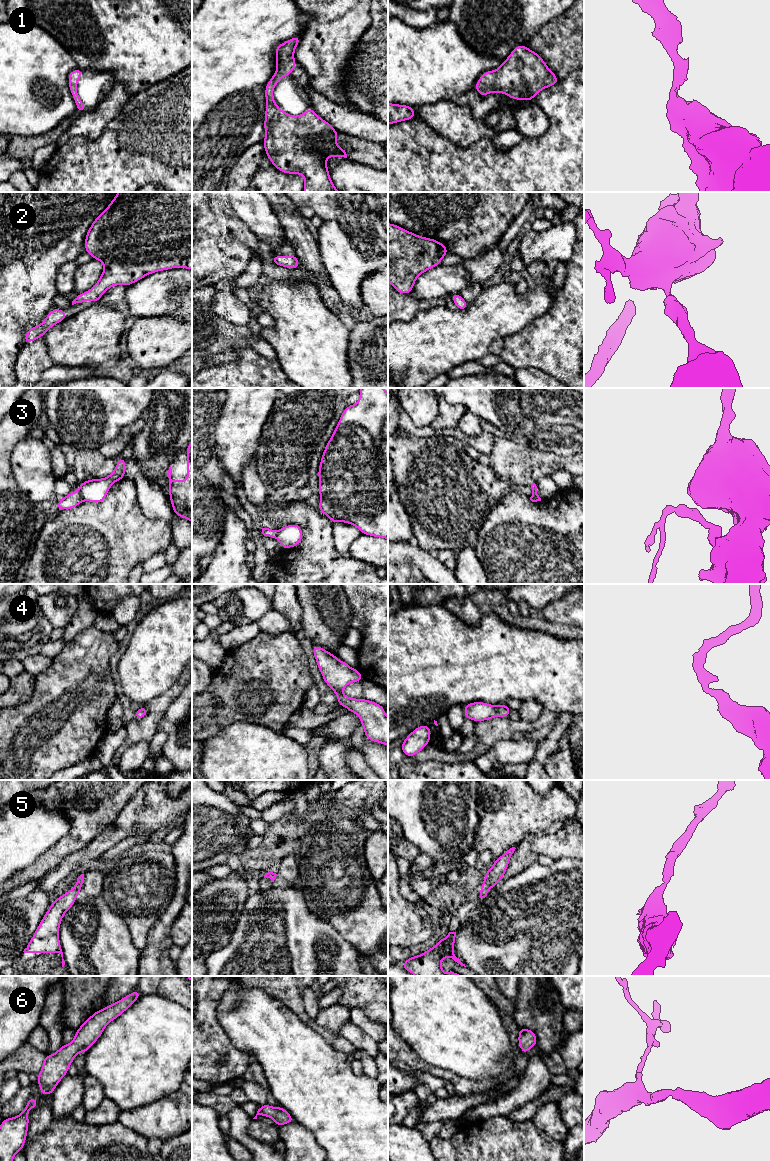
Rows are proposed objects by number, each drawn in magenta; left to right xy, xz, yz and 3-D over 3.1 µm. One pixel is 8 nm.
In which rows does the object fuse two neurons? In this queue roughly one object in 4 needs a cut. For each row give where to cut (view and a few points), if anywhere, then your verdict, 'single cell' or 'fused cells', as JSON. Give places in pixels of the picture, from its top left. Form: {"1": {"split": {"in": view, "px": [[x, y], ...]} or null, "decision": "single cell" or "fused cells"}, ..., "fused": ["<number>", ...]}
{"1": {"split": null, "decision": "single cell"}, "2": {"split": null, "decision": "single cell"}, "3": {"split": {"in": "xy", "px": [[78, 490], [83, 500]]}, "decision": "fused cells"}, "4": {"split": null, "decision": "single cell"}, "5": {"split": null, "decision": "single cell"}, "6": {"split": null, "decision": "single cell"}, "fused": ["3"]}

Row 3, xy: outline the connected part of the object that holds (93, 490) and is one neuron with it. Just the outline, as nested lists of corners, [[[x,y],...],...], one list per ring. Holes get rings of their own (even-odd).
[[[118,458],[114,471],[107,477],[101,479],[89,479],[79,486],[83,501],[101,503],[105,500],[111,486],[125,478],[125,463],[127,459]]]

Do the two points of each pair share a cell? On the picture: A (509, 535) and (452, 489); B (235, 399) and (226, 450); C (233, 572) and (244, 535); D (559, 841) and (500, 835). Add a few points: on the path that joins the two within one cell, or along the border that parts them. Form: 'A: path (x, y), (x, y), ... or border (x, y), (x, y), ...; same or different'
A: border (502, 498), (491, 510), (477, 538); different
B: path (235, 412), (235, 437); same
C: path (233, 563), (233, 546), (235, 544); same
D: border (542, 833), (535, 834), (528, 840); different

